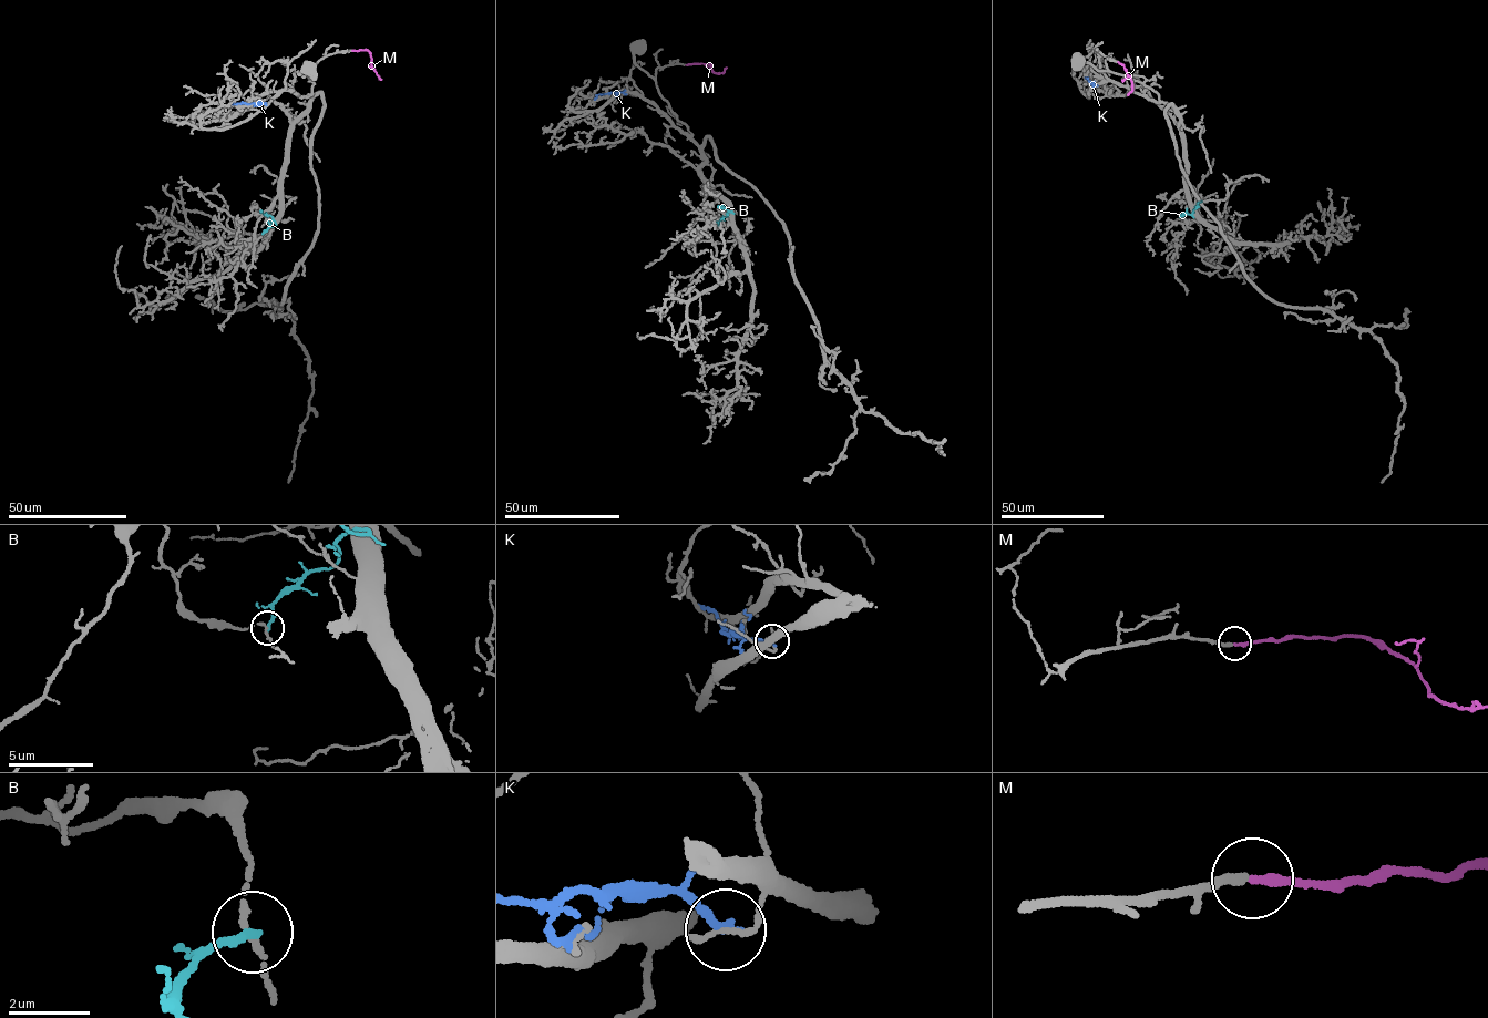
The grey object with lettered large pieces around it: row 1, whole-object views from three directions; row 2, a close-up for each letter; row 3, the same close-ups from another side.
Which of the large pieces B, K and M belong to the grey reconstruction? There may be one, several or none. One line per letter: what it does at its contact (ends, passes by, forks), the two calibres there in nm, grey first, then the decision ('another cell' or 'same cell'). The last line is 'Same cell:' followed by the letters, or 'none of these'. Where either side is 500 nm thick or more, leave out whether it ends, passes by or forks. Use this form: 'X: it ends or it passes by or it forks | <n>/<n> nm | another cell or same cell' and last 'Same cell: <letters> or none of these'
B: it ends | 130/200 nm | another cell
K: it ends | 170/220 nm | another cell
M: it ends | 240/240 nm | same cell
Same cell: M

